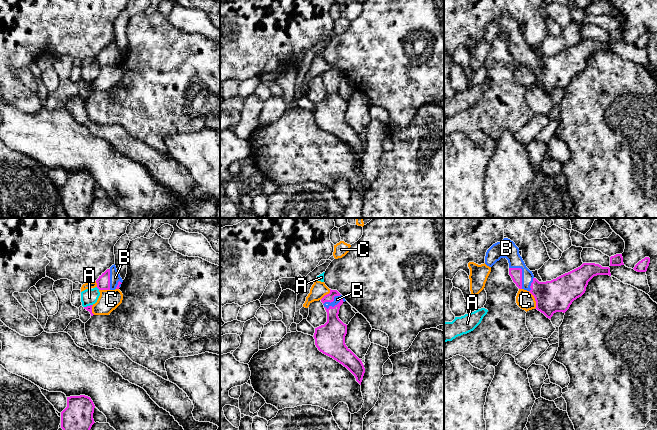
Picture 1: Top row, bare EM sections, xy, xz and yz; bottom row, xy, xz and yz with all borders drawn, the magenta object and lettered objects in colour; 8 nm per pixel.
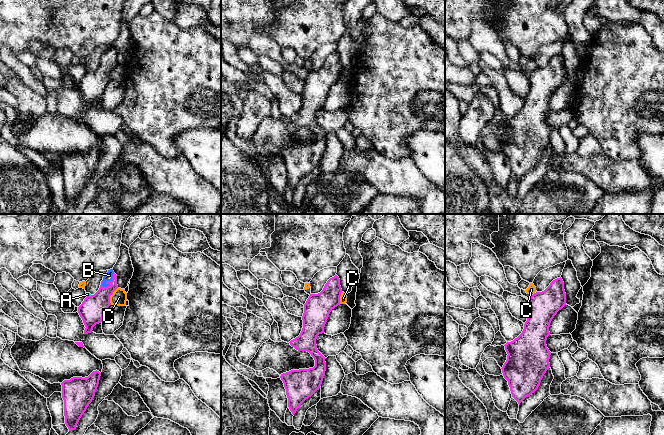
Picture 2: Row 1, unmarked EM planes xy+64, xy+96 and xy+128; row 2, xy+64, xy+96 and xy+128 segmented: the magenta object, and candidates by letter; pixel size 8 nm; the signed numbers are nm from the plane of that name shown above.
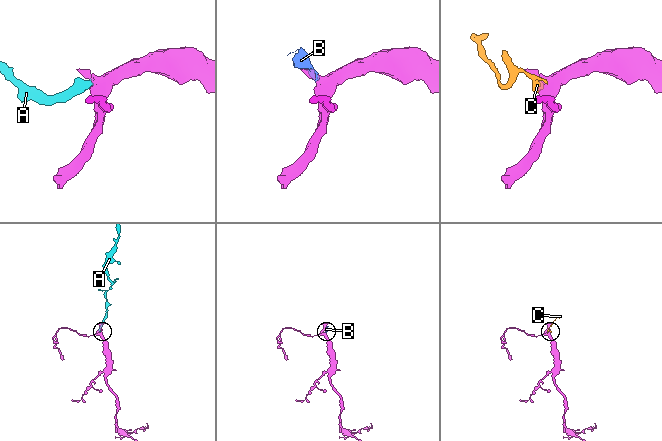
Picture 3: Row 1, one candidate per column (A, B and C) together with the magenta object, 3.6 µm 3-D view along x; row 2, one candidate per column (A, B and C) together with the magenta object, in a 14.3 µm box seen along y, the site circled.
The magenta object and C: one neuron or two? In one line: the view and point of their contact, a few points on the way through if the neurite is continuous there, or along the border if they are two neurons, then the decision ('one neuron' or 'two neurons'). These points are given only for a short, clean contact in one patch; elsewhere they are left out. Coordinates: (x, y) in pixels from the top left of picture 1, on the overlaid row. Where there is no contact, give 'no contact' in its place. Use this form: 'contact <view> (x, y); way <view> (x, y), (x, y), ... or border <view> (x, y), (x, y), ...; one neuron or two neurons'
contact yz (535, 300); border yz (528, 291), (534, 298), (535, 308); two neurons

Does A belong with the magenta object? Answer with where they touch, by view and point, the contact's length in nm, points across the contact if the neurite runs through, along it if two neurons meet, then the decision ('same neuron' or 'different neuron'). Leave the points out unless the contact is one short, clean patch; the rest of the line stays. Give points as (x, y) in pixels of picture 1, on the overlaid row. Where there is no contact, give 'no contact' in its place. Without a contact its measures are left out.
xy (98, 288) | 40 nm | along xy (96, 287), (99, 289) | different neuron

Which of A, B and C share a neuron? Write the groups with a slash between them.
A / B / C

